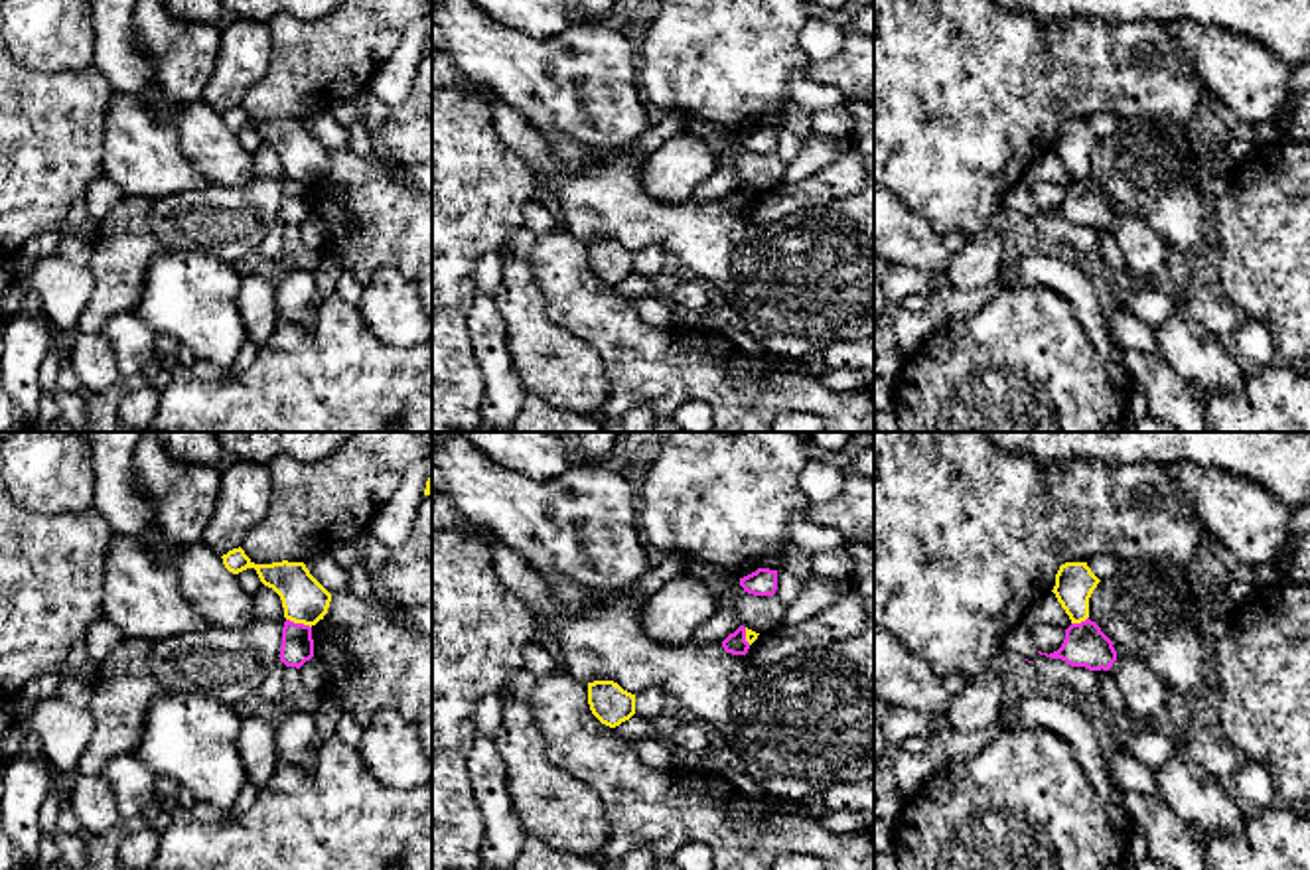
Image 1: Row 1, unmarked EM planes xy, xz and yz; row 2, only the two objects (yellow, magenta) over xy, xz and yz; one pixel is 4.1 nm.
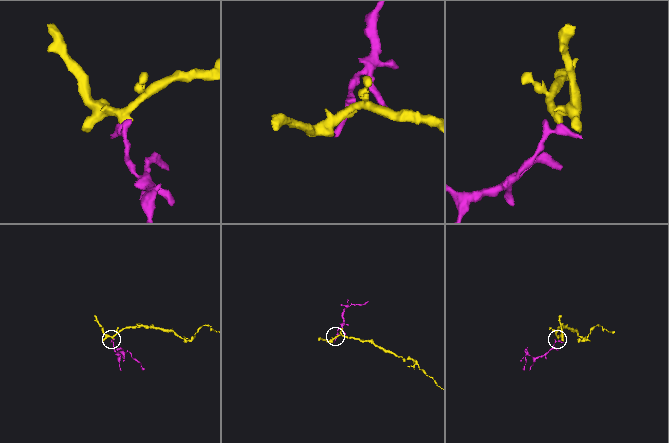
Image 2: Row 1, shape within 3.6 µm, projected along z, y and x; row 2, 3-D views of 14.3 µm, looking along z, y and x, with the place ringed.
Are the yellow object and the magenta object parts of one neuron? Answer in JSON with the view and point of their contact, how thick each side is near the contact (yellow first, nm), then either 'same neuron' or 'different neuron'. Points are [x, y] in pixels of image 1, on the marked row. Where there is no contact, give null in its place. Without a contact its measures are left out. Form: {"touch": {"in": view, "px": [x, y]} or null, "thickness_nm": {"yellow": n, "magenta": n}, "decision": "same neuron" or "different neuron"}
{"touch": {"in": "xy", "px": [298, 622]}, "thickness_nm": {"yellow": 190, "magenta": 130}, "decision": "different neuron"}

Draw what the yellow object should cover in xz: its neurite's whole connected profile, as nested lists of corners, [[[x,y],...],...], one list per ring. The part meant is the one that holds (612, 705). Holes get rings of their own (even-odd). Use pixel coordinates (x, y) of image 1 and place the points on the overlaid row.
[[[614,681],[588,683],[588,704],[592,714],[610,728],[635,714],[635,694],[623,690]]]

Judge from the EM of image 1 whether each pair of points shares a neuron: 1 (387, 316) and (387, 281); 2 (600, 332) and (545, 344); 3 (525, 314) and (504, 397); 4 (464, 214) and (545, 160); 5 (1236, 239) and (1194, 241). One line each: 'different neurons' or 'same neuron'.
1: same neuron
2: different neurons
3: different neurons
4: different neurons
5: different neurons

